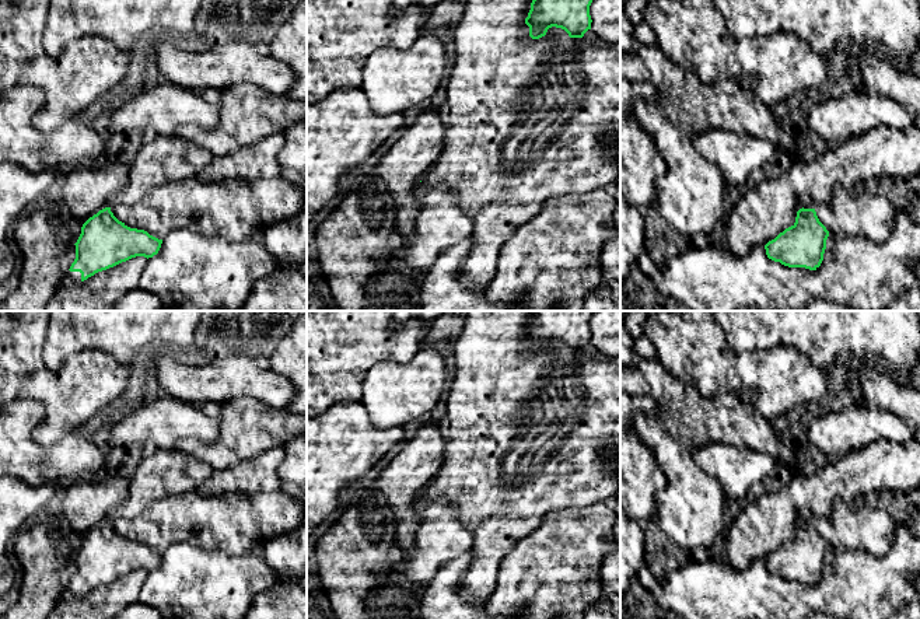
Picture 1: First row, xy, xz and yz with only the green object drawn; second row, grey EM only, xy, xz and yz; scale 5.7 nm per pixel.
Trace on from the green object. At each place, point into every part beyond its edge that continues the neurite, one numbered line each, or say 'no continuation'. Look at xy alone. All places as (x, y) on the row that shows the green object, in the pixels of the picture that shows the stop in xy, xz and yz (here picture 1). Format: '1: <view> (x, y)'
1: xy (72, 277)

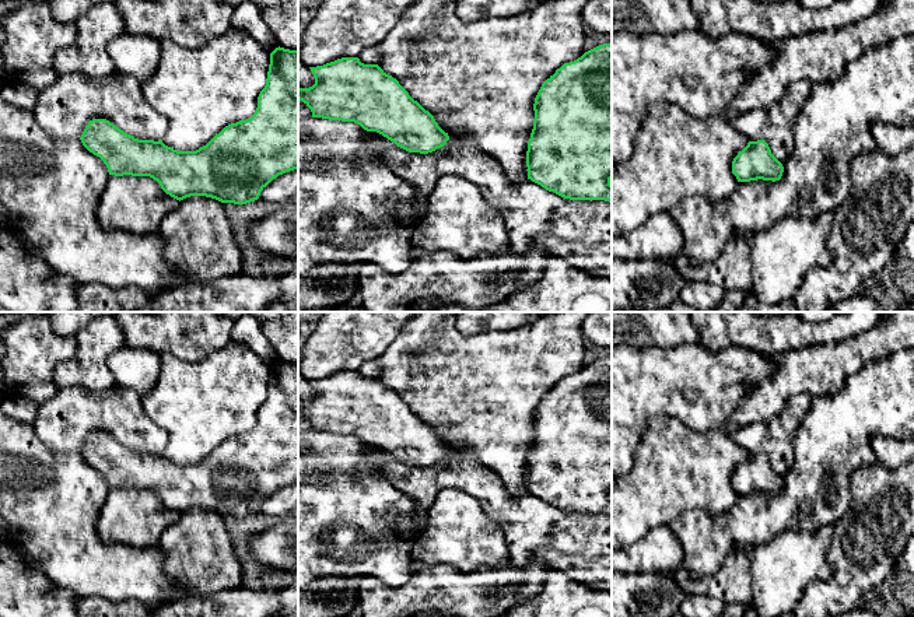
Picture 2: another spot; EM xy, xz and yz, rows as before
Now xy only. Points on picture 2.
no continuation

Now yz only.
no continuation

